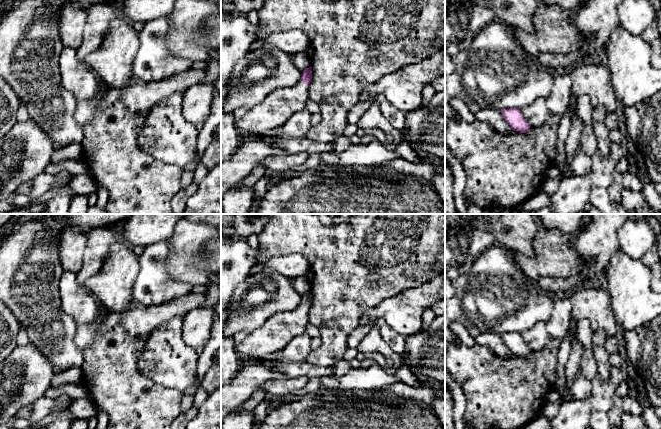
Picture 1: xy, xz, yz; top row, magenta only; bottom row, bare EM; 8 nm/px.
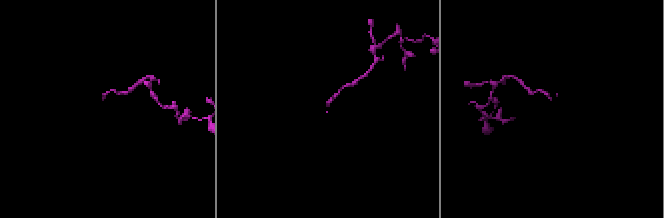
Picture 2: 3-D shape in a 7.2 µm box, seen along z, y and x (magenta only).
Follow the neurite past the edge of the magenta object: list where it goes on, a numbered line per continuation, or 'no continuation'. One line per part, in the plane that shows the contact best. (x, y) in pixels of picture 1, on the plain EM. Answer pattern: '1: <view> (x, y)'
1: xz (269, 339)

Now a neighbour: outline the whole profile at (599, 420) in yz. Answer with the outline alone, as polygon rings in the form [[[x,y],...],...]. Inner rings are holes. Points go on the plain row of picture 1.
[[[595,411],[589,420],[591,429],[621,429],[621,427],[614,426],[607,413],[602,411]]]

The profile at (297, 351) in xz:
[[[308,334],[296,336],[281,352],[283,358],[290,363],[305,362],[311,352],[311,337]]]

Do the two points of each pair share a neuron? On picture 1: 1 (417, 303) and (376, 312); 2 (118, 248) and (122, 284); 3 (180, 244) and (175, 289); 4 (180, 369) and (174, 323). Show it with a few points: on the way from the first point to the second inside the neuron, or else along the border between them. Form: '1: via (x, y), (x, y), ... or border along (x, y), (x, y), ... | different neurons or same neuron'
1: via (407, 308), (404, 311), (386, 311) | same neuron
2: via (120, 257), (120, 275) | same neuron
3: border along (168, 257), (167, 272), (173, 278), (193, 286) | different neurons
4: via (174, 358), (174, 334) | same neuron

